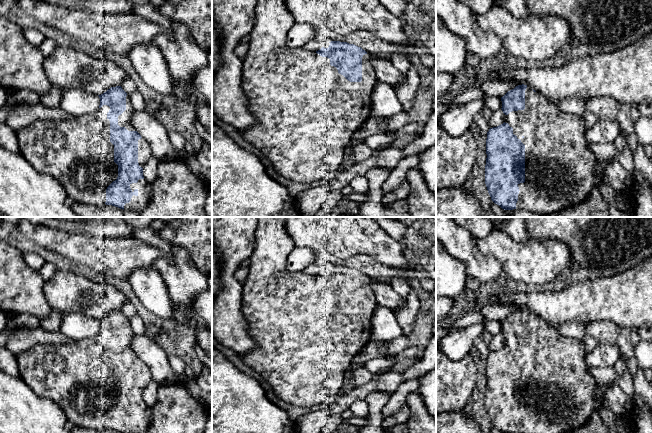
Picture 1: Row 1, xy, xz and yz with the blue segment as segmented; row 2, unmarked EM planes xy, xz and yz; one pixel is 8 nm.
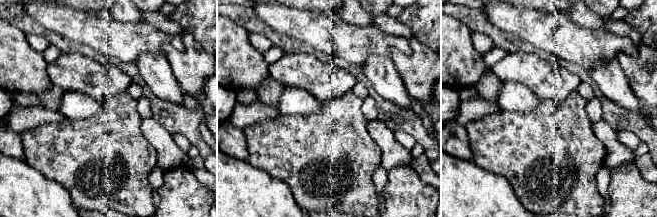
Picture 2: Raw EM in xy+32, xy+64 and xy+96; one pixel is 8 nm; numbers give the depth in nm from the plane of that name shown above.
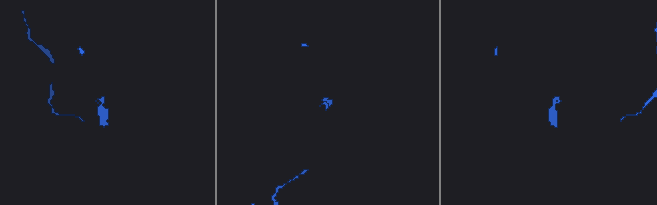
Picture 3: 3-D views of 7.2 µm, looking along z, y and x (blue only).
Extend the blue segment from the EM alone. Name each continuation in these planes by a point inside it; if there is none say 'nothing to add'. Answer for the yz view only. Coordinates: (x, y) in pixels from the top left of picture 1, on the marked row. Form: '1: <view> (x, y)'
1: yz (559, 166)

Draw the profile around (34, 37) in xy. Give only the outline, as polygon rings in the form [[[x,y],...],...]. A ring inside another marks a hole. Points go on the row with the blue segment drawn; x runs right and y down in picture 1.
[[[31,28],[23,29],[23,34],[27,41],[36,47],[39,47],[46,39],[40,31]]]

